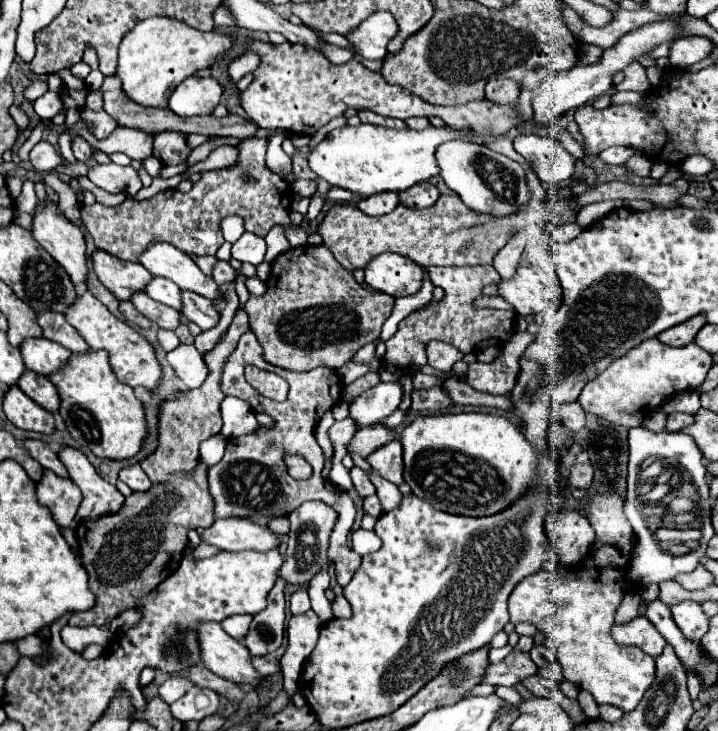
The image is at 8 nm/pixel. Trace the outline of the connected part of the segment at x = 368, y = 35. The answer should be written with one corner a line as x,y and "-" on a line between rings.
389,11
371,13
359,29
353,29
347,37
349,45
363,59
383,59
387,53
387,43
397,35
399,25

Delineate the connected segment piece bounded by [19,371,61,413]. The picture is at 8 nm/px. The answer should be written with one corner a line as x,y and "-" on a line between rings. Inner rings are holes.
27,371
19,379
19,389
25,395
29,395
37,405
41,405
43,409
47,409
51,413
59,411
59,405
61,405
59,393
57,393
55,385
47,377
35,377
35,373

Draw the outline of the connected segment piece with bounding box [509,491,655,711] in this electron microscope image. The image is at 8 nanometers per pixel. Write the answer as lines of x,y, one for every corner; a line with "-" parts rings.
615,491
595,493
585,505
585,517
595,529
591,555
581,567
561,573
541,569
513,589
509,595
511,623
533,623
544,633
544,644
563,667
563,677
579,689
589,691
599,705
615,705
633,711
655,679
655,659
635,647
621,647
611,637
611,625
621,599
637,585
627,583
627,567
635,547
635,533
623,513
623,497

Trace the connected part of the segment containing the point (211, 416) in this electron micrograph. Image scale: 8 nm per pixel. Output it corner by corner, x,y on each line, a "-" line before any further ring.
237,311
235,319
231,323
231,327
227,329
227,335
221,343
217,343
209,353
205,353
205,361
209,367
209,377
205,379
205,383
199,389
193,391
185,391
181,393
179,399
169,399
161,405
161,419
159,419
159,447
157,451
147,457
141,467
147,473
147,477
157,483
163,485
171,479
173,473
183,473
187,477
191,477
191,473
195,471
197,463
199,463
199,443
203,439
209,439
217,433
221,433
221,401
225,399
225,393
221,391
221,373
223,373
223,365
227,361
227,357
235,351
235,345
239,341
239,337
249,331
249,323
247,323
247,313
245,311

